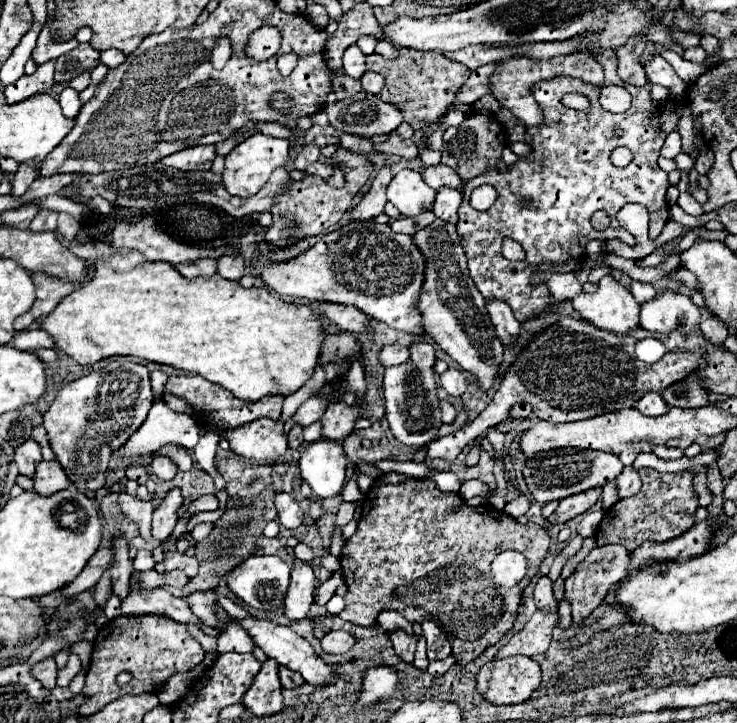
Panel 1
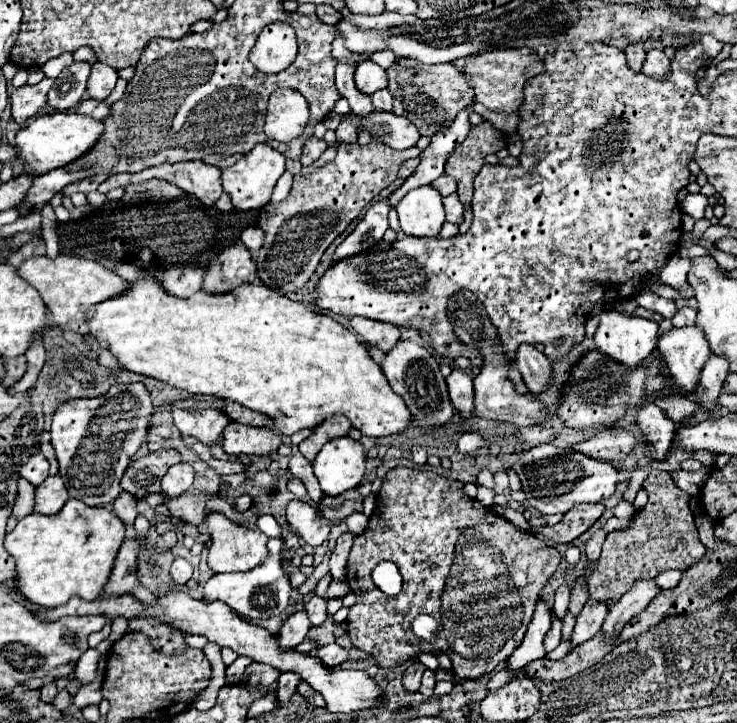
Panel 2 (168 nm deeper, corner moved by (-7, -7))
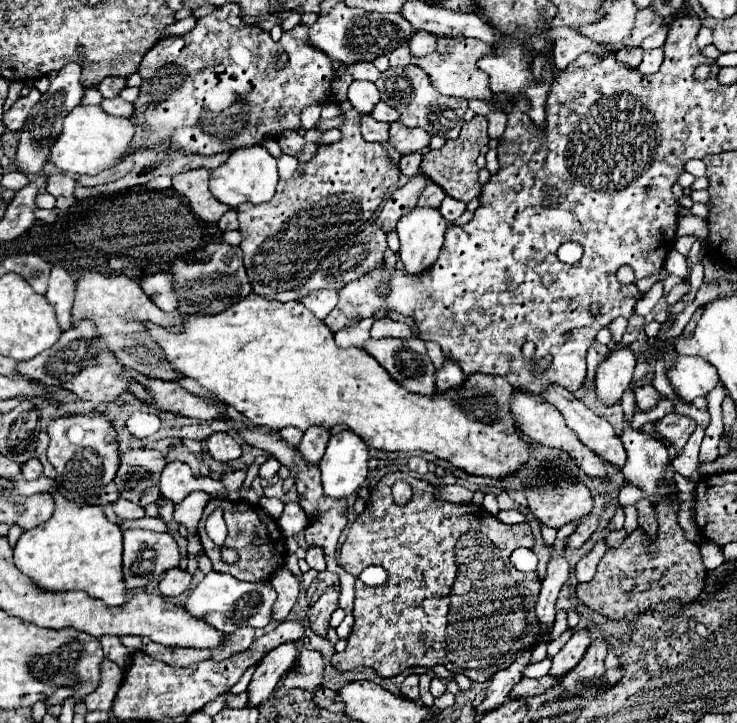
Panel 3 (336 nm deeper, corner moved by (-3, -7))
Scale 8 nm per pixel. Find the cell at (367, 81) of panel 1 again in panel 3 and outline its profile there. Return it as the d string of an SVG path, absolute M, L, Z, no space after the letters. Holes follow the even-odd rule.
M380 101L374 109L372 109L372 117L378 119L378 121L386 121L386 123L394 123L398 121L398 111L392 109L388 103Z

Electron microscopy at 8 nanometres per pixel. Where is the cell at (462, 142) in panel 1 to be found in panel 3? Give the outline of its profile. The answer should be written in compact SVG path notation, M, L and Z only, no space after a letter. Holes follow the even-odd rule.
M474 115L470 121L466 121L462 125L462 131L460 131L460 137L454 139L454 141L446 141L444 147L440 149L434 149L434 151L428 151L424 153L424 161L422 161L422 167L420 171L424 175L430 177L430 181L438 183L446 195L458 199L458 201L472 201L474 197L480 195L480 181L478 181L478 165L476 165L476 157L480 155L480 149L484 145L488 145L490 137L486 133L486 127L488 127L488 119L482 117L482 115Z

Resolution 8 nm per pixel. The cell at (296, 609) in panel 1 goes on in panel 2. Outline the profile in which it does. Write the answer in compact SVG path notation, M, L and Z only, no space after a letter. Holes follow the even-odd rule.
M298 611L298 613L290 615L290 617L284 621L282 631L280 631L280 635L278 635L280 649L288 651L288 649L292 649L292 647L298 647L298 645L304 641L308 629L310 629L310 623L308 623L306 611Z

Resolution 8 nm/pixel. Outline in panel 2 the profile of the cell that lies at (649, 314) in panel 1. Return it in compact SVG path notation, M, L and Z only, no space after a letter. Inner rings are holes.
M696 325L672 329L658 341L658 351L666 363L668 375L680 395L690 395L700 383L702 369L710 357L710 347Z

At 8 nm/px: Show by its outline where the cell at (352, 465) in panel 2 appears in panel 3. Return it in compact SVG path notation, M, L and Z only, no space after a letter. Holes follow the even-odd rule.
M352 431L336 433L330 437L318 467L324 493L330 497L348 497L368 475L368 447Z

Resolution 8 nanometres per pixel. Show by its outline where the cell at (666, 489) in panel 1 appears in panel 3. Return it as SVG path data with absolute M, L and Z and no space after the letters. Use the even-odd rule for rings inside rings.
M666 495L656 503L656 519L658 519L658 531L656 539L646 535L640 527L624 539L624 543L612 551L606 551L604 557L598 563L596 575L588 583L580 583L576 587L578 599L588 605L590 609L598 611L600 615L606 615L610 619L622 619L622 617L634 617L636 613L656 609L664 611L668 615L674 615L680 607L696 601L696 597L702 593L704 587L704 575L706 567L702 563L702 555L696 543L686 539L684 529L676 521L678 513L678 499L676 495ZM626 577L636 581L634 591L622 591L620 583Z

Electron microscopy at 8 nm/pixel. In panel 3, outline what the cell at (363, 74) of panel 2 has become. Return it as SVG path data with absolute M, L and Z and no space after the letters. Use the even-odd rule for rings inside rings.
M354 81L352 87L348 87L348 101L360 113L370 113L380 101L380 91L372 81Z

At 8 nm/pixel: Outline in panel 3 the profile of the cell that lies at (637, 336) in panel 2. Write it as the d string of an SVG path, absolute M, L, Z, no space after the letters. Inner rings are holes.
M616 345L608 351L604 361L600 361L596 369L596 395L604 405L618 403L624 389L632 381L632 373L636 367L634 351L624 345Z

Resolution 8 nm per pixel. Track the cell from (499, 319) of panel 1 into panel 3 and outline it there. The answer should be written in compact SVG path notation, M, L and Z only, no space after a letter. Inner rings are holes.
M550 383L546 389L542 389L540 395L542 395L542 399L548 399L548 403L552 403L552 405L564 415L566 425L578 435L578 439L580 439L586 447L590 447L590 449L596 451L600 457L604 457L606 461L610 461L610 463L614 463L616 467L622 469L622 465L624 465L624 461L626 461L626 451L624 451L624 445L622 445L620 437L616 435L616 431L612 429L612 425L610 425L606 419L594 415L594 413L592 413L588 407L584 407L566 387L560 387L560 385L556 385L556 383Z

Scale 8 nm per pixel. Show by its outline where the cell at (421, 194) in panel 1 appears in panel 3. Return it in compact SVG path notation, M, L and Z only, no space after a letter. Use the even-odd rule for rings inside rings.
M416 205L400 219L396 227L400 237L400 259L408 273L420 273L438 259L446 227L446 219L434 207Z

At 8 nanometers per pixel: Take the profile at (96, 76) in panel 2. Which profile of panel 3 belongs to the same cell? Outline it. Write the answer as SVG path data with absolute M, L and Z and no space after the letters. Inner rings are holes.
M112 77L112 79L102 79L98 91L102 93L104 99L112 99L112 97L116 97L124 87L126 87L126 79L122 79L122 77Z

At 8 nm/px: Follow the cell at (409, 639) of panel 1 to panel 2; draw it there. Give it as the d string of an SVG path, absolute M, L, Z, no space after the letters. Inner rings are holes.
M412 663L408 669L406 669L406 673L404 673L404 679L402 679L402 685L404 685L404 689L406 691L412 691L412 693L416 693L418 689L420 689L420 679L422 679L422 673L426 671L426 667L422 665L422 663Z

